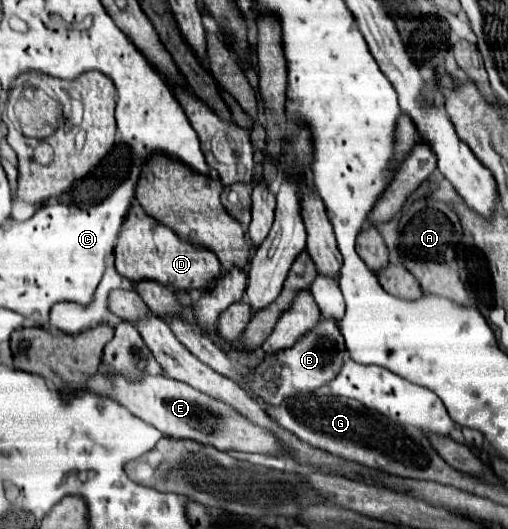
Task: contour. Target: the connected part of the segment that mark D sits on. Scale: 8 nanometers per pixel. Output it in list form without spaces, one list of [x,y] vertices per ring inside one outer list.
[[[136,201],[132,203],[122,223],[114,255],[116,255],[116,271],[122,277],[128,277],[130,281],[152,279],[162,285],[172,285],[180,289],[210,287],[222,271],[218,257],[210,249],[188,243],[186,239],[176,235],[172,229],[168,229],[166,225],[150,217]]]

